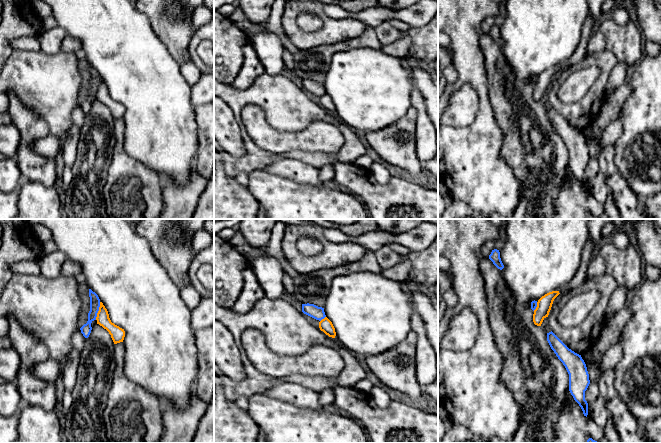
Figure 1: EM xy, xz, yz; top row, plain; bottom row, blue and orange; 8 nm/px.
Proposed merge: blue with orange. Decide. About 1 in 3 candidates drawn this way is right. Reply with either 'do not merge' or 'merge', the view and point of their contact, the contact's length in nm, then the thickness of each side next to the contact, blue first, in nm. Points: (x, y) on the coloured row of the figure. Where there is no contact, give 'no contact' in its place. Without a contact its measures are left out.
do not merge | xy (98, 310) | 150 nm | 80/110 nm

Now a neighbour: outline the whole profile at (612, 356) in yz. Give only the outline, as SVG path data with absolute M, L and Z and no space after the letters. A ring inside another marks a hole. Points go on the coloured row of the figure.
M618 342L614 344L604 352L603 358L601 360L601 367L603 369L612 369L613 371L615 371L616 365L622 359L622 354L623 350L621 343Z

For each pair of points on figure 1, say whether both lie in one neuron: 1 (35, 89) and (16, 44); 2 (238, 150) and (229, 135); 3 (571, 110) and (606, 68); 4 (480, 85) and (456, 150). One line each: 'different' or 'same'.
1: different
2: same
3: same
4: same

